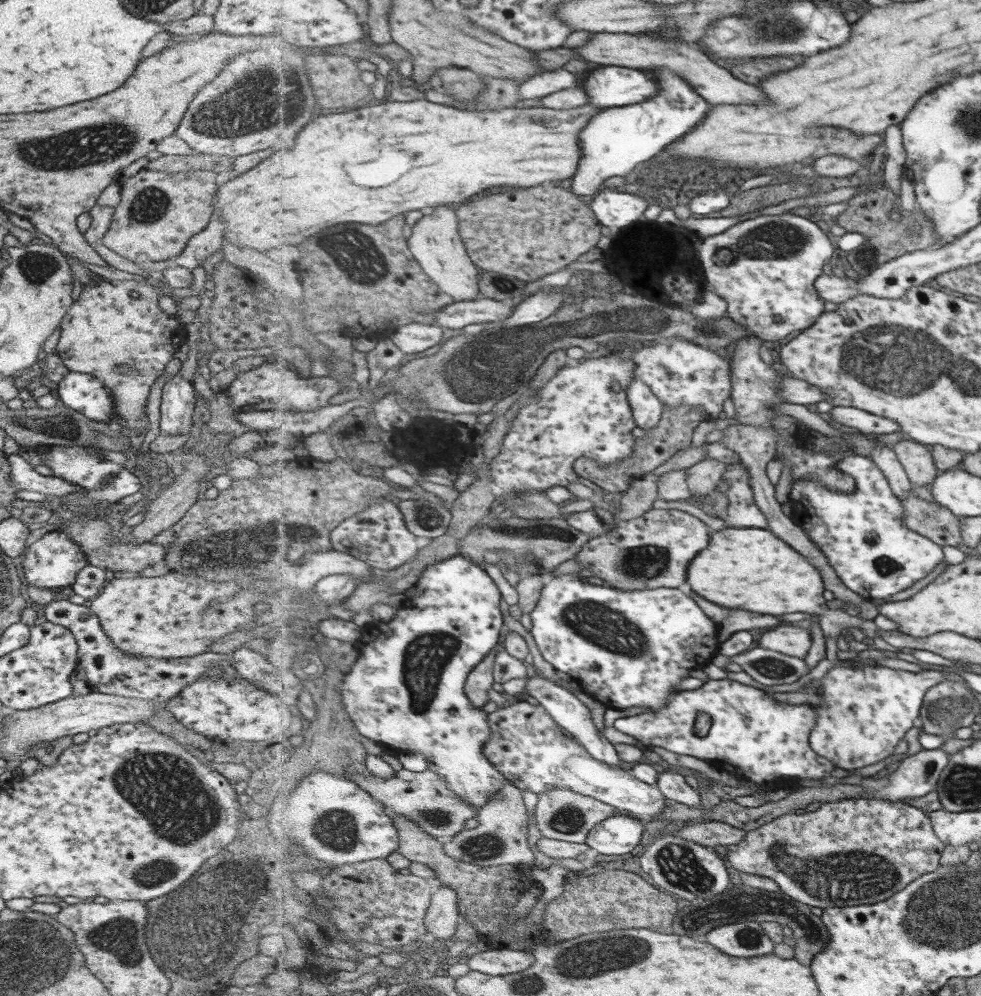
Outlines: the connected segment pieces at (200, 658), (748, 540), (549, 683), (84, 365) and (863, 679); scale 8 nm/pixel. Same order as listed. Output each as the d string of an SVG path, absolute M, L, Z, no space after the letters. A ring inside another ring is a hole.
M68 599L51 602L45 607L45 616L48 622L59 624L72 631L76 639L77 662L75 670L82 670L86 674L88 684L92 690L114 696L144 699L162 703L179 694L186 685L197 681L200 677L220 677L225 675L226 668L232 666L230 654L204 652L189 657L163 658L135 657L125 655L102 630L100 619L90 608L76 605Z
M727 526L715 531L714 542L706 554L698 554L690 566L690 584L704 598L726 606L742 608L758 614L794 614L808 612L821 621L827 637L837 638L848 628L872 629L872 623L863 617L852 616L841 609L833 610L826 600L827 584L824 574L808 562L788 542L780 540L769 528L737 529Z
M541 674L534 675L532 678L529 677L527 691L530 692L530 696L536 698L539 704L544 706L552 714L552 717L558 722L558 725L570 731L590 751L590 754L594 758L602 762L608 762L610 766L620 766L621 768L623 761L618 756L618 752L616 752L616 746L606 736L602 736L600 728L594 722L592 710L574 692L570 692L568 688L563 688L555 681L547 679Z
M102 279L92 286L83 287L78 300L72 303L59 324L62 330L56 354L68 370L93 374L111 390L111 397L115 402L115 416L111 418L110 425L116 422L130 431L149 426L146 405L150 387L164 374L166 364L172 360L180 346L186 344L185 325L179 323L176 315L170 315L158 306L159 297L156 288L148 286L145 279L128 282ZM132 291L140 293L140 296L131 297ZM116 366L129 366L129 370L124 374L116 373Z
M834 666L822 678L823 704L816 708L818 725L812 734L811 752L832 758L840 768L854 770L878 764L894 755L898 744L914 728L922 714L924 698L934 686L944 682L942 671L925 670L919 673L894 667L842 667Z

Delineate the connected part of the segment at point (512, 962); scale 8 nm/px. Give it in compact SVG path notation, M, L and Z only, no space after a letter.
M509 948L482 951L470 957L468 964L472 971L494 976L506 976L524 972L535 965L534 952Z

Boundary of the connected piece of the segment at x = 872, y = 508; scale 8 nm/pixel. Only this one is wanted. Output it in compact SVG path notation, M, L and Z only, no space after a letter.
M852 454L840 462L840 469L857 478L858 490L856 492L847 495L842 491L834 491L822 481L800 479L793 485L793 492L790 495L792 517L814 538L814 542L822 546L822 550L826 552L829 561L834 564L840 578L852 590L868 600L886 600L886 598L892 598L894 594L900 594L912 588L916 582L932 574L938 568L938 564L944 560L942 546L910 530L905 521L906 505L894 492L894 487L882 467L878 466L873 458Z

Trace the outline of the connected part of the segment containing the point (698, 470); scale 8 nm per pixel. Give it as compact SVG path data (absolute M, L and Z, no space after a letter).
M704 459L700 464L688 469L689 485L693 494L701 497L713 496L718 484L725 478L729 463L720 459Z

